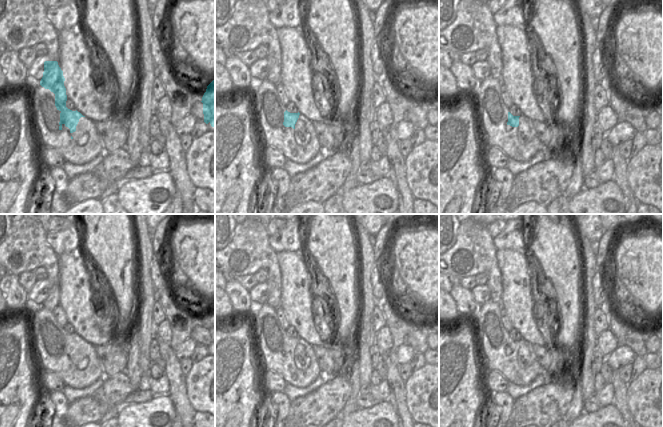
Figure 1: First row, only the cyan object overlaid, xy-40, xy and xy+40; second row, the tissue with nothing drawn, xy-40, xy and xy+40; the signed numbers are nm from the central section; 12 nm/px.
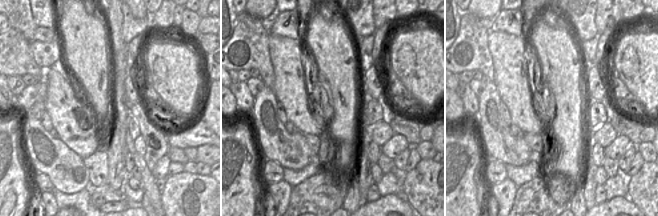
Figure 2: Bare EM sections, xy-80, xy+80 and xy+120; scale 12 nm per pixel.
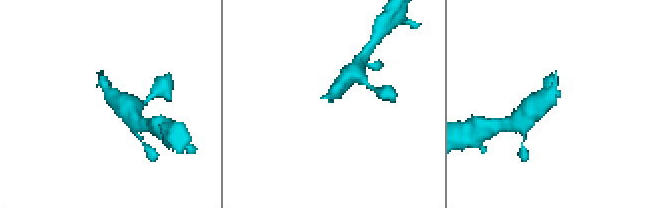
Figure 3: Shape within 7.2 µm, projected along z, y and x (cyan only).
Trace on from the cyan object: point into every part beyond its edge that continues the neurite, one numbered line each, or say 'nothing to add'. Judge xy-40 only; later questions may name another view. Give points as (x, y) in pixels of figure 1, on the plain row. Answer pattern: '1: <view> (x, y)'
1: xy-40 (72, 287)

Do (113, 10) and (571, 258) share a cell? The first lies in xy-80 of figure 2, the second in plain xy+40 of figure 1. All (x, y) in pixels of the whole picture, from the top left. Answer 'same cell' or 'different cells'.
different cells

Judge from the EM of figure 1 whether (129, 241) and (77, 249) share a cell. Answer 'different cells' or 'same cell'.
different cells

